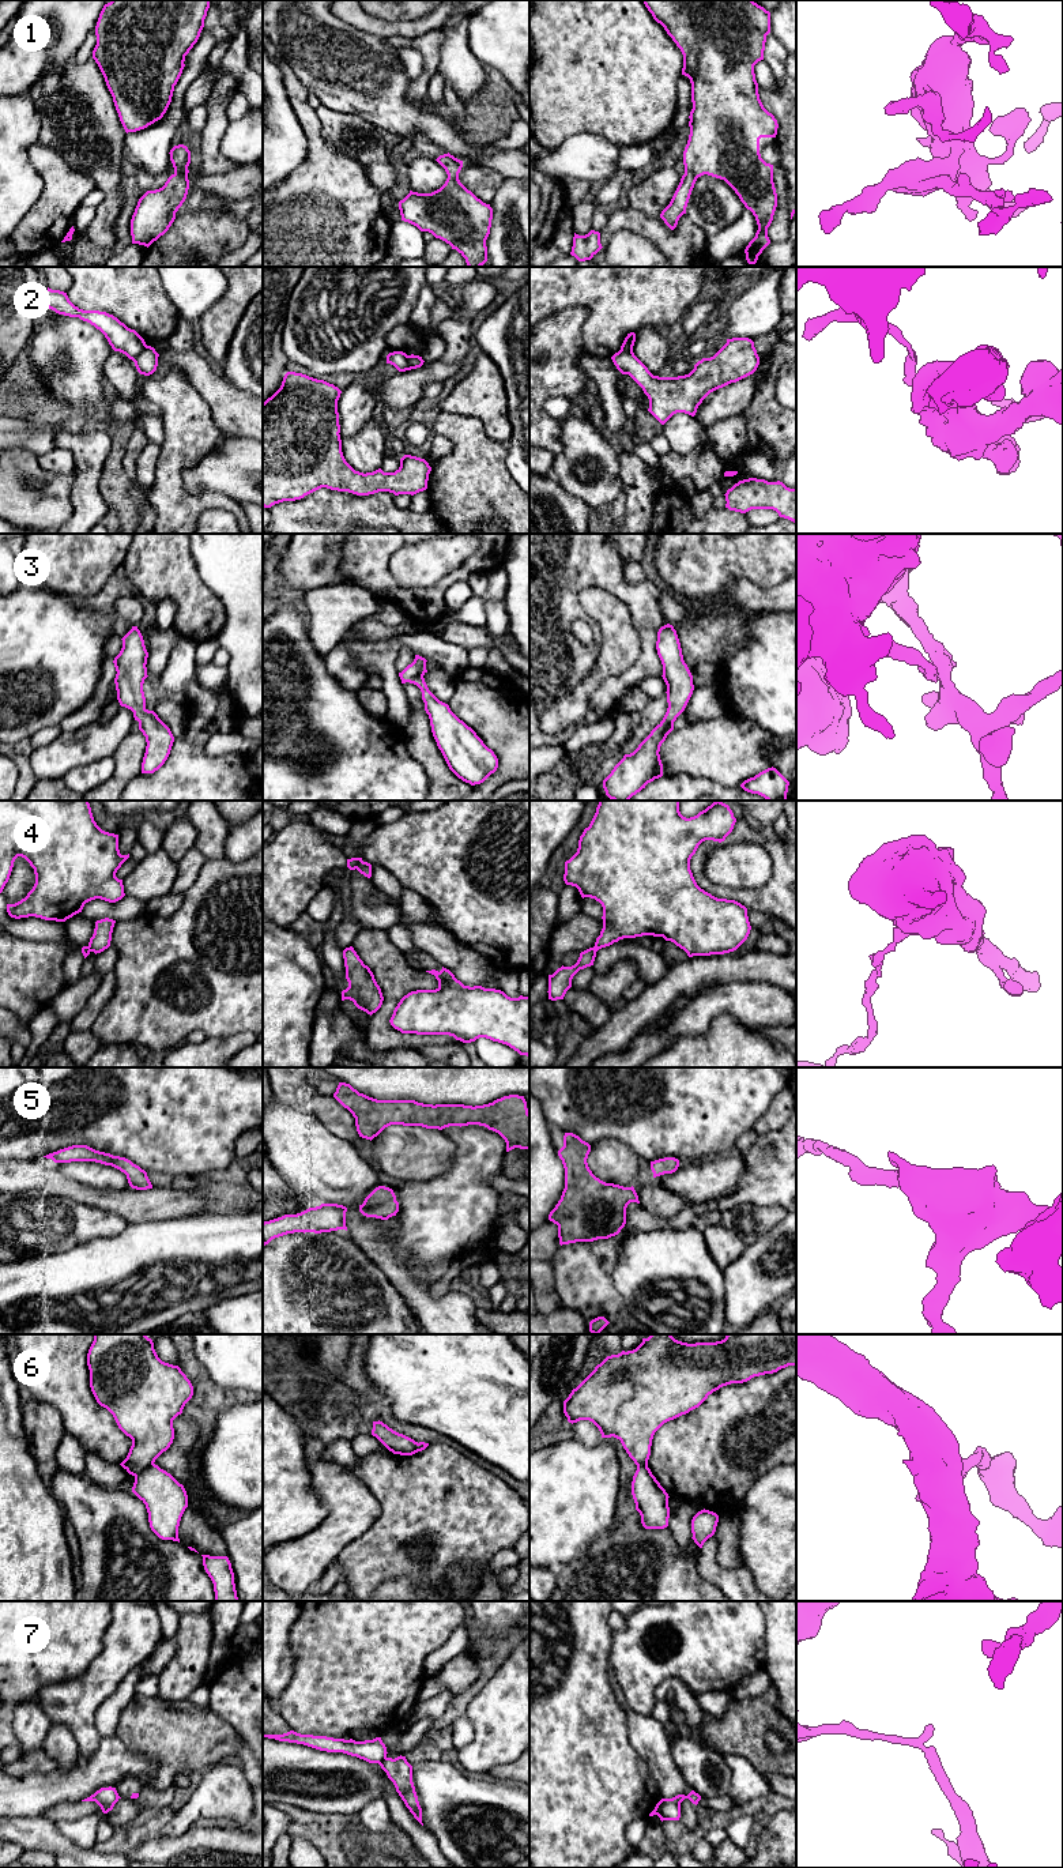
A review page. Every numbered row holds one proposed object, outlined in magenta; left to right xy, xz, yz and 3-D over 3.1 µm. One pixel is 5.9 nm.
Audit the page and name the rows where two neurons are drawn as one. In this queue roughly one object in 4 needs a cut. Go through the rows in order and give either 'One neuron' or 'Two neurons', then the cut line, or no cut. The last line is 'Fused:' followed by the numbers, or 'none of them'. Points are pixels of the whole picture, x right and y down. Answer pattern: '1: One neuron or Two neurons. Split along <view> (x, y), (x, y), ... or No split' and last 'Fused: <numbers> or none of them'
1: One neuron. No split
2: Two neurons. Split along xy (146, 345), (132, 360)
3: One neuron. No split
4: Two neurons. Split along xz (362, 861), (355, 867)
5: One neuron. No split
6: Two neurons. Split along xy (153, 1462), (135, 1476)
7: Two neurons. Split along xz (385, 1757), (379, 1763)
Fused: 2, 4, 6, 7

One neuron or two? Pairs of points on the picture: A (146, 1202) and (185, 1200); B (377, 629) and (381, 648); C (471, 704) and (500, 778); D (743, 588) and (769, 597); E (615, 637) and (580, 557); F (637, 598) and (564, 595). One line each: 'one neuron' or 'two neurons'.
A: one neuron
B: two neurons
C: one neuron
D: one neuron
E: two neurons
F: one neuron

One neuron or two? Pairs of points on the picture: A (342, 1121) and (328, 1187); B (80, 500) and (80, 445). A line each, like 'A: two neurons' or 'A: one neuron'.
A: two neurons
B: one neuron

